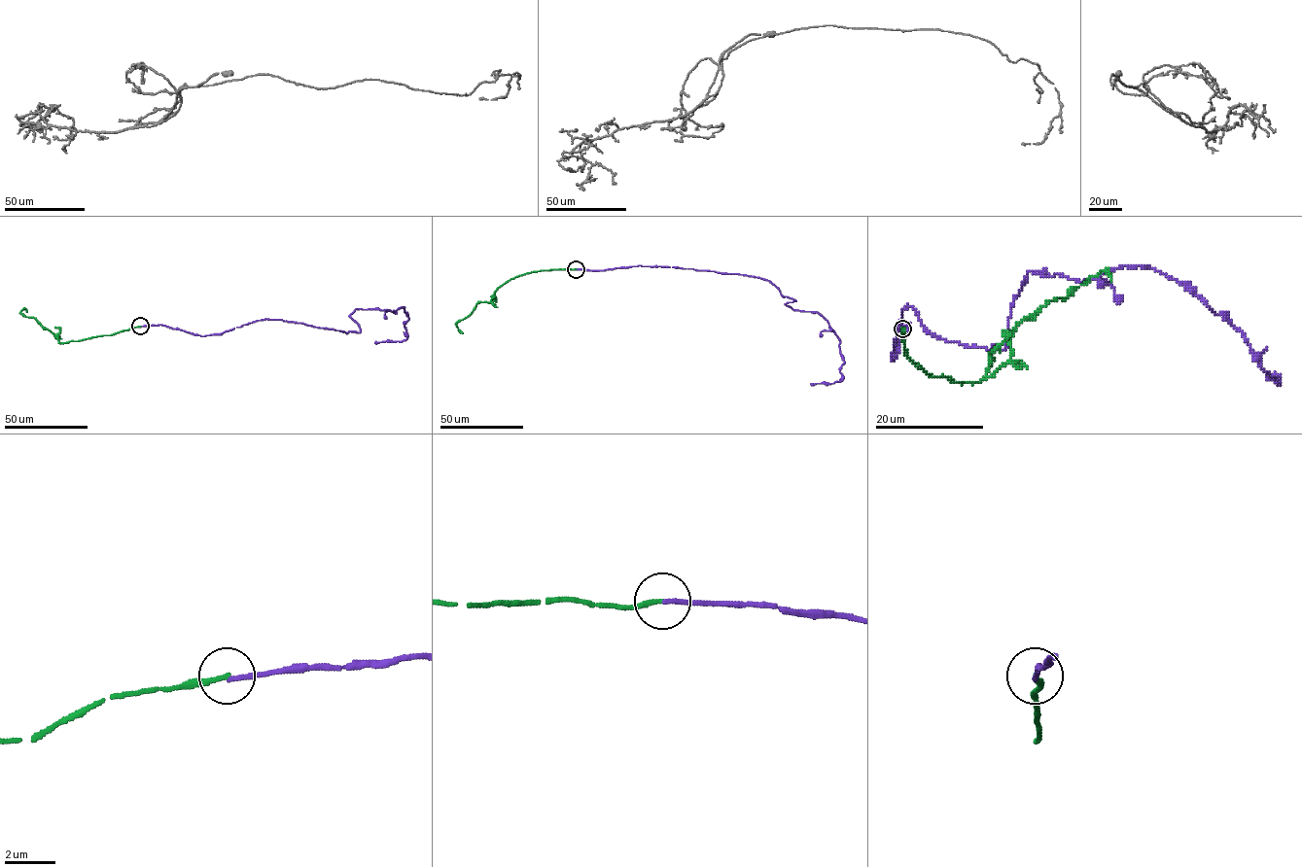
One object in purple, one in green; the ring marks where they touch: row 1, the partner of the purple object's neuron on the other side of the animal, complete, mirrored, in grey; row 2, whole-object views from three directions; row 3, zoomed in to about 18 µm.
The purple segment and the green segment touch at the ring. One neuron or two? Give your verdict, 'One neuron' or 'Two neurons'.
Two neurons

